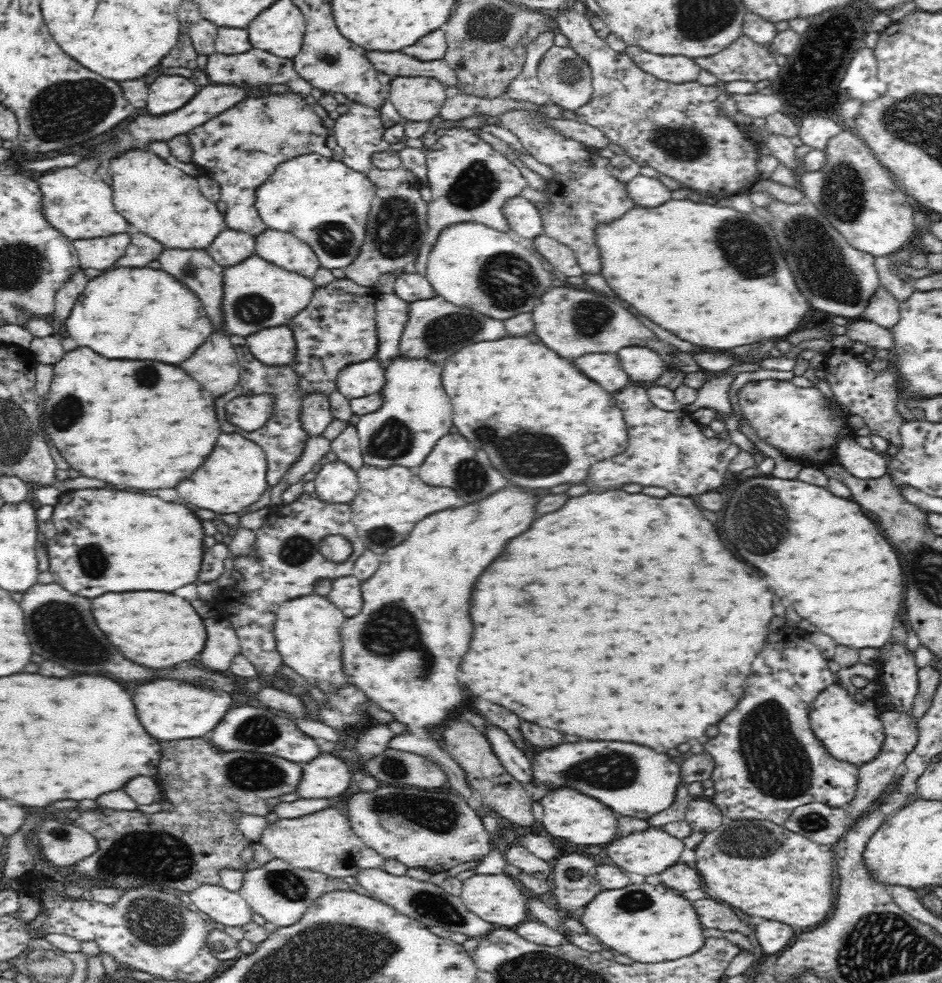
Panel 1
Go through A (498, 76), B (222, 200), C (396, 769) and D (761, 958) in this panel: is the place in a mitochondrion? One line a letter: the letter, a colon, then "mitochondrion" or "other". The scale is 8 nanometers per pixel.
A: other
B: other
C: mitochondrion
D: other

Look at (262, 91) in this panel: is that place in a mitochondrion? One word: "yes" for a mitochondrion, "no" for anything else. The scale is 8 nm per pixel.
no

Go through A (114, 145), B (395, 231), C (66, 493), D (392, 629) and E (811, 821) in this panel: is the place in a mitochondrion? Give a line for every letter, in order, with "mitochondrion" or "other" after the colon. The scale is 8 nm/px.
A: mitochondrion
B: mitochondrion
C: other
D: mitochondrion
E: mitochondrion

